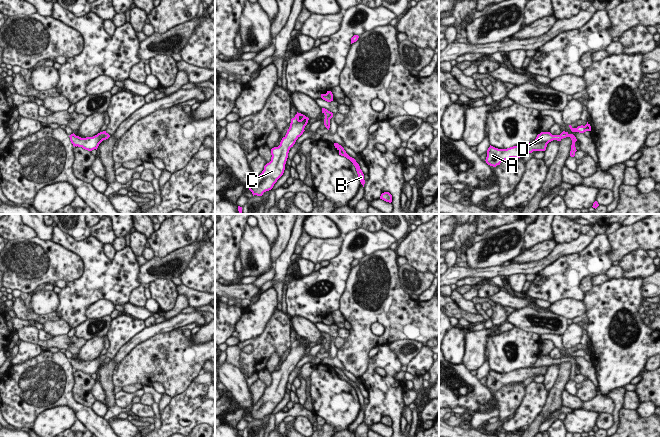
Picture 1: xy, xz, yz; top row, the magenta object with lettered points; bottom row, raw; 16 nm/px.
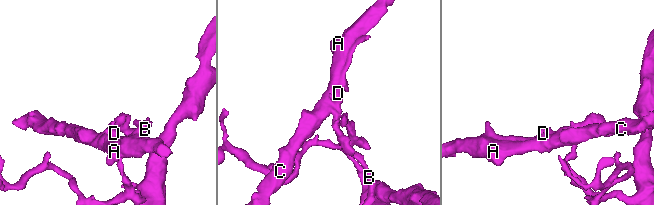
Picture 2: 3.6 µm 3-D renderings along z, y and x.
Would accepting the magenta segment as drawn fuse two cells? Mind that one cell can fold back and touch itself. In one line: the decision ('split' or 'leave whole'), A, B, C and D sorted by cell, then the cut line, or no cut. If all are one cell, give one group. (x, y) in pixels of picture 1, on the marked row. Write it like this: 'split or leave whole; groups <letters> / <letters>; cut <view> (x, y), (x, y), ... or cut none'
split; groups A B C / D; cut yz (547, 142), (529, 144)

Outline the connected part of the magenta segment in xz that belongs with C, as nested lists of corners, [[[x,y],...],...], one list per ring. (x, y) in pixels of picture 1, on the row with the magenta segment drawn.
[[[298,112],[291,119],[290,127],[280,145],[271,149],[271,161],[264,166],[262,173],[249,186],[253,196],[262,196],[264,192],[271,190],[283,175],[289,150],[305,131],[308,120],[308,117]]]

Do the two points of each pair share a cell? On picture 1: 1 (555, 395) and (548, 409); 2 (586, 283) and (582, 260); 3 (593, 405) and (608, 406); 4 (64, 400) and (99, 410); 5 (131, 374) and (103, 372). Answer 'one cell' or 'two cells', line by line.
1: one cell
2: two cells
3: one cell
4: two cells
5: two cells

